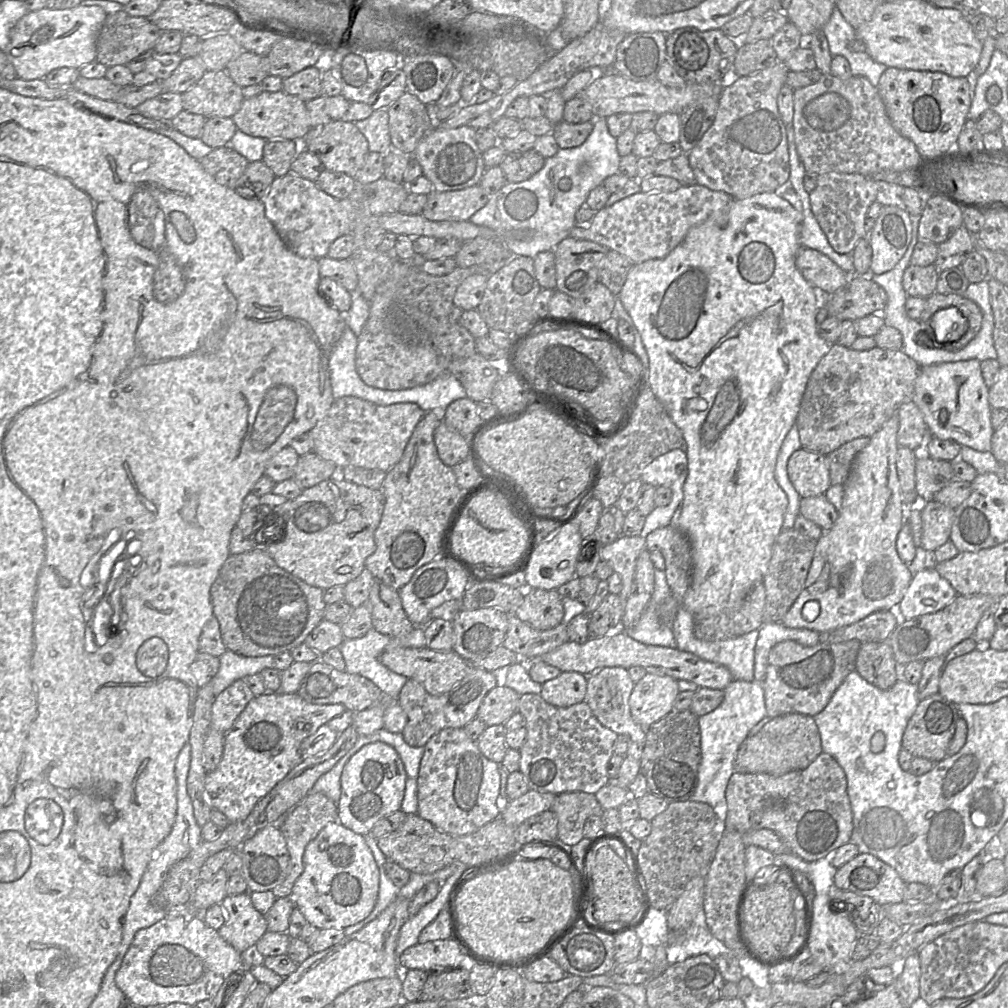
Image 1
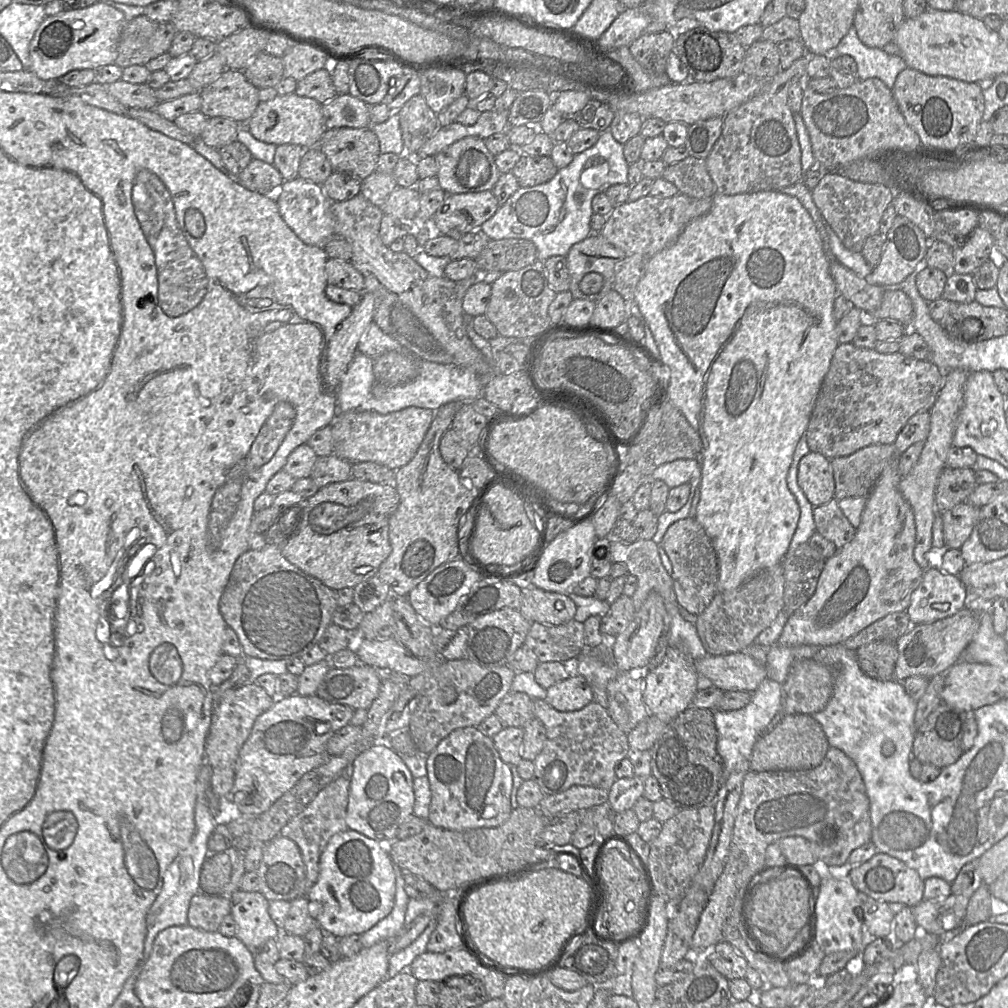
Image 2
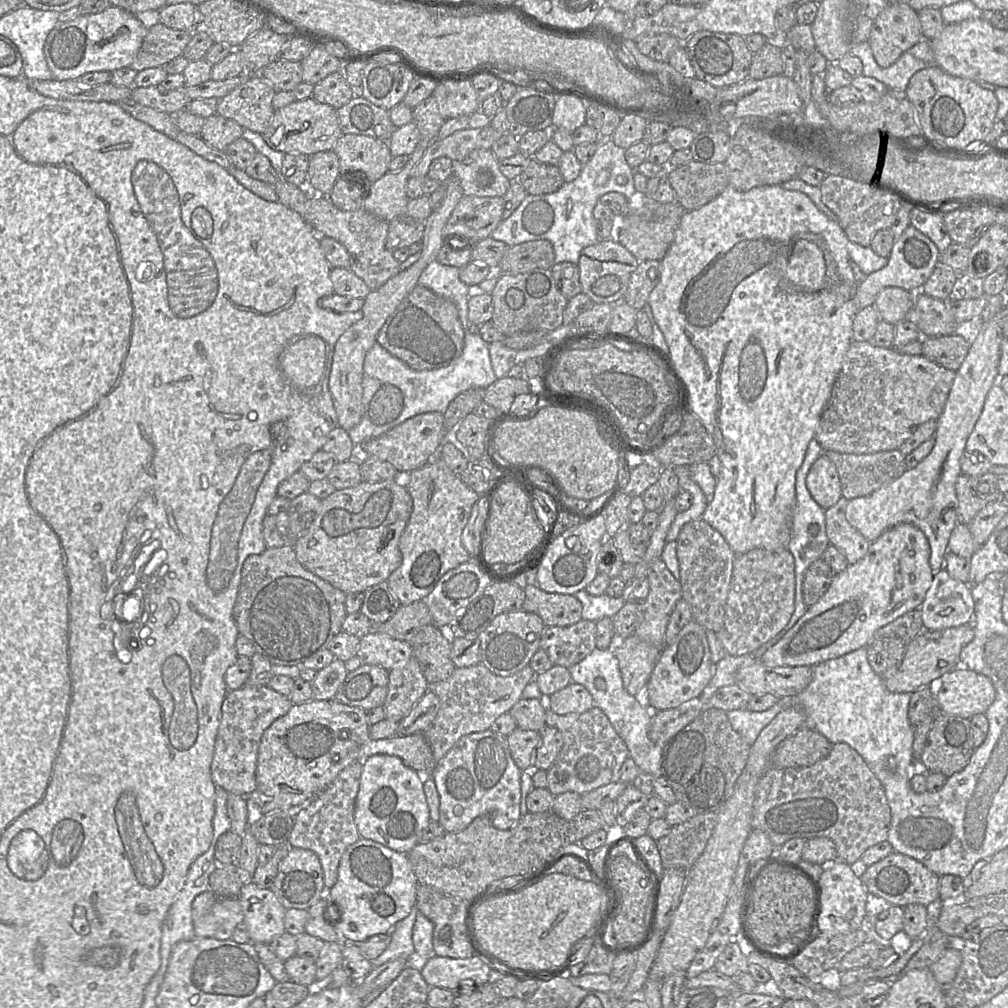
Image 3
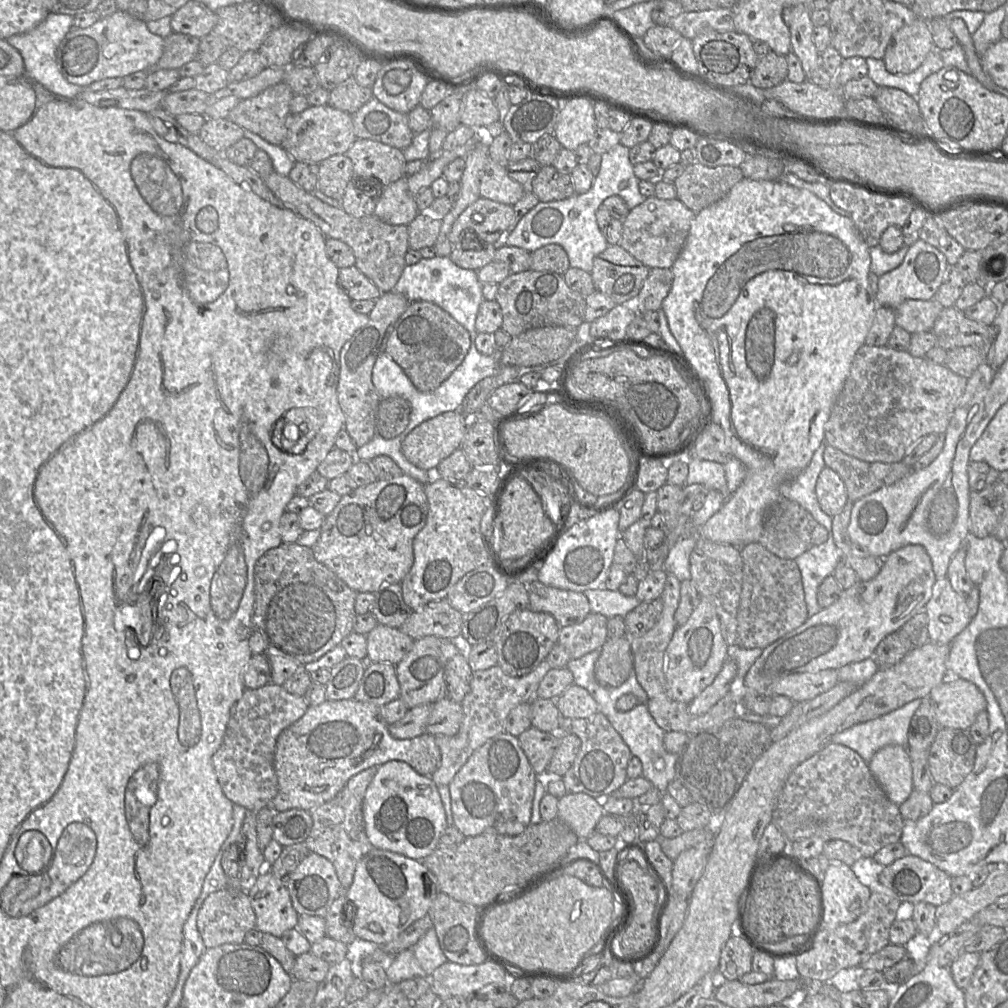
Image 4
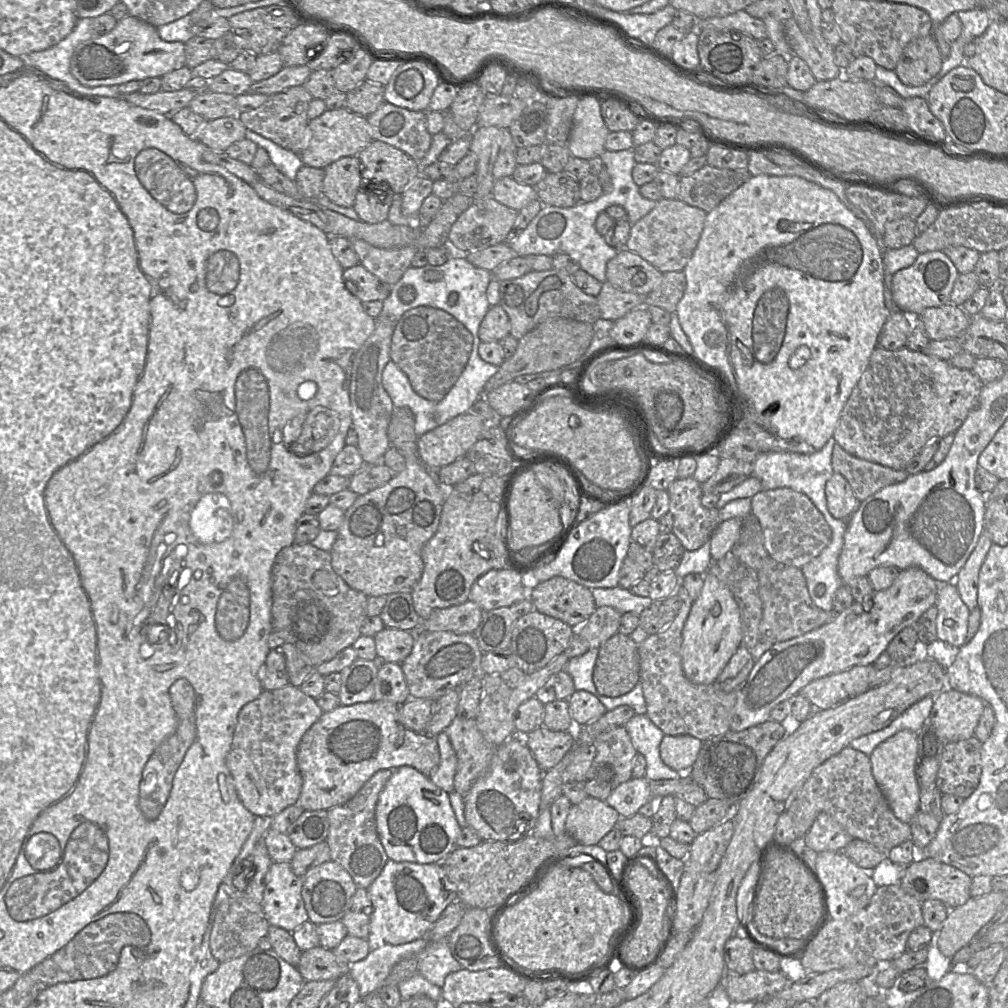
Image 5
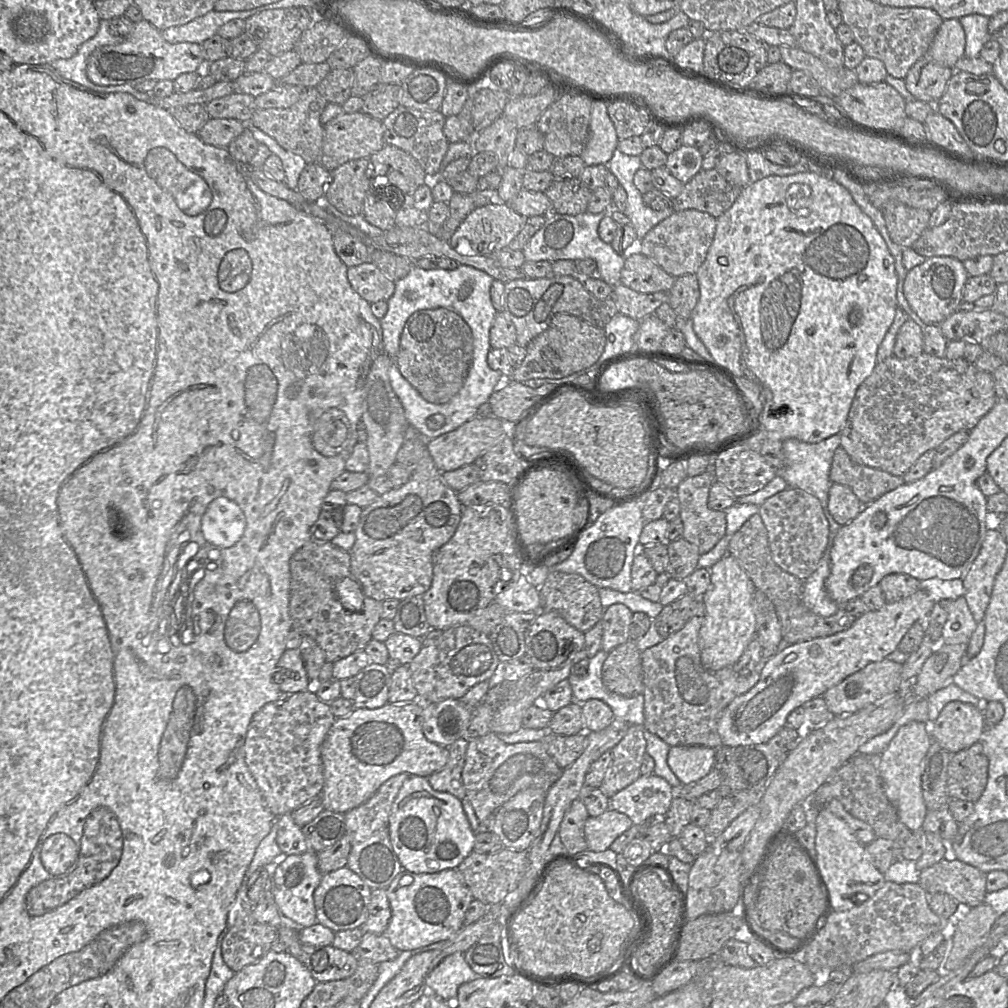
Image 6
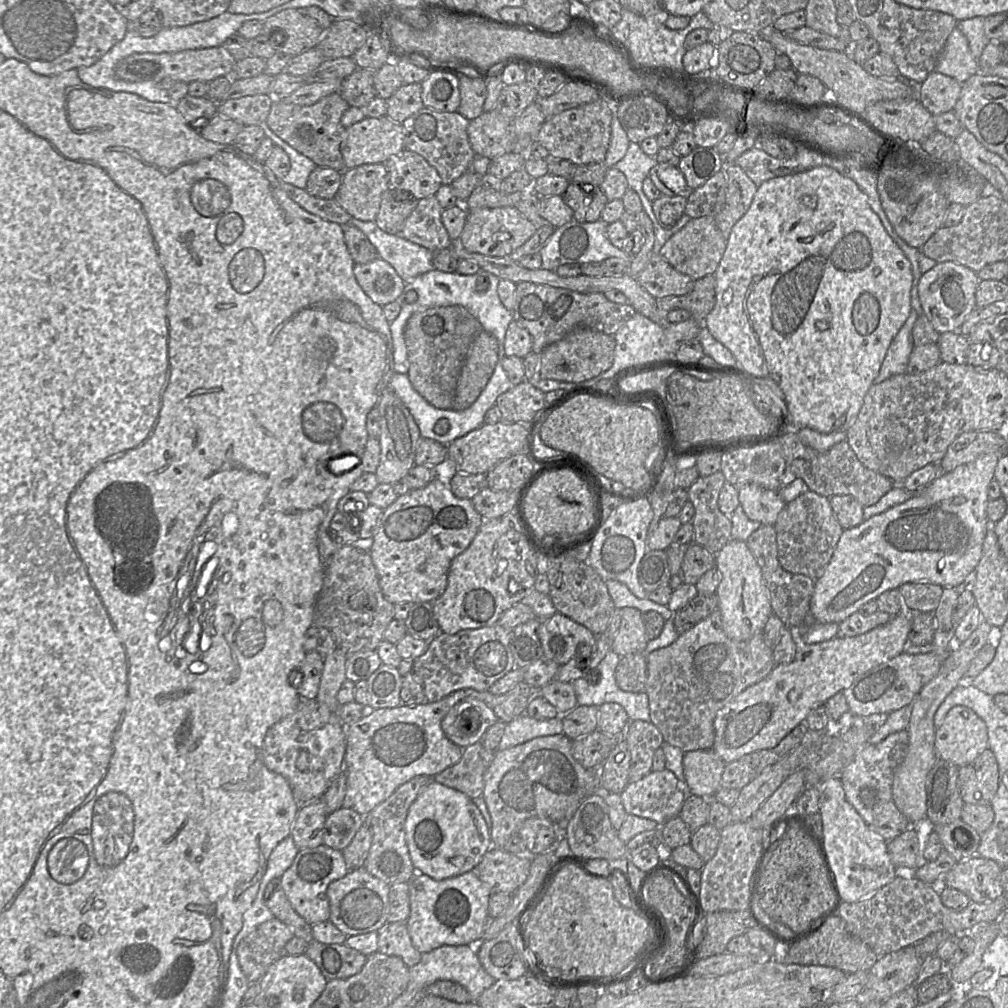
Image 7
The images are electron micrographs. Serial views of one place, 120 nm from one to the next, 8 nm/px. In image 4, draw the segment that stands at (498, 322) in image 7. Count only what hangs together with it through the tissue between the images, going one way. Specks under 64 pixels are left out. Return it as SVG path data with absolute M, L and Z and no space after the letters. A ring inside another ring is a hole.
M447 256L432 259L421 258L413 265L406 265L393 291L404 295L410 302L428 301L449 313L469 332L475 345L475 322L480 304L483 302L483 284L478 280L477 272L454 264Z

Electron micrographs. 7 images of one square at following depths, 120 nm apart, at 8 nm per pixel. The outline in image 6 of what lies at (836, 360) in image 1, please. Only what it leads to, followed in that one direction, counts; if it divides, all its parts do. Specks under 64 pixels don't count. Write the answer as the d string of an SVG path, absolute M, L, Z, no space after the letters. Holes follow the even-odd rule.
M925 353L903 359L890 356L878 362L856 390L847 421L839 433L840 447L860 465L903 477L924 452L936 449L959 431L970 431L997 399L992 373L979 370L967 361L938 358Z

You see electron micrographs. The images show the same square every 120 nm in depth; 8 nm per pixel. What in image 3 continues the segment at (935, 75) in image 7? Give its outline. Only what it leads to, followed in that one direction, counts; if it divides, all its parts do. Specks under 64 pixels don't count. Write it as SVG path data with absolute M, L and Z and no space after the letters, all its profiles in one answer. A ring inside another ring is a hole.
M889 4L876 18L868 44L883 68L894 64L912 46L923 40L918 14L907 4Z

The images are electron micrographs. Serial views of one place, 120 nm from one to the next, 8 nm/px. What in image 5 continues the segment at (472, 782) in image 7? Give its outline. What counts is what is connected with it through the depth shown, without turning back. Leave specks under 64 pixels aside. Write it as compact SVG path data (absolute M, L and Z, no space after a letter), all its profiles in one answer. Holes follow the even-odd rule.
M445 731L441 732L436 741L439 747L441 763L438 769L429 776L430 781L448 794L455 790L454 779L457 772L456 752Z

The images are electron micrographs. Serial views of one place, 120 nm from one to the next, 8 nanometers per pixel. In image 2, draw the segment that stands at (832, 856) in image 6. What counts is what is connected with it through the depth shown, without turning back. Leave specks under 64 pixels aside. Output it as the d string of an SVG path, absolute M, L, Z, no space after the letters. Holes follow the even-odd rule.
M849 876L841 879L828 877L821 879L818 898L815 899L816 938L817 944L826 955L835 952L861 952L863 950L861 920L855 913L860 907L859 890L857 890Z

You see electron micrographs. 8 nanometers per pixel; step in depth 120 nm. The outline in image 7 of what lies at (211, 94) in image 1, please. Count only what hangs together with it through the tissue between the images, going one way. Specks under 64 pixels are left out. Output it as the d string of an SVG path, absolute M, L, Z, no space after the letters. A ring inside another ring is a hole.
M332 93L307 106L275 101L266 119L266 124L278 137L311 159L317 166L344 171L346 168L341 145L346 128L342 125L341 118L349 107L350 105L339 93Z

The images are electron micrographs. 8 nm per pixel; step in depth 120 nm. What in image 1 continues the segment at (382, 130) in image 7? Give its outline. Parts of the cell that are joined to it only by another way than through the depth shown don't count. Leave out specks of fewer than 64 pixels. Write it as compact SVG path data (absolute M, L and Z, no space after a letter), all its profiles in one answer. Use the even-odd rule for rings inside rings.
M282 90L263 91L254 97L245 98L238 112L231 118L241 132L265 140L282 138L300 142L311 129L306 102Z

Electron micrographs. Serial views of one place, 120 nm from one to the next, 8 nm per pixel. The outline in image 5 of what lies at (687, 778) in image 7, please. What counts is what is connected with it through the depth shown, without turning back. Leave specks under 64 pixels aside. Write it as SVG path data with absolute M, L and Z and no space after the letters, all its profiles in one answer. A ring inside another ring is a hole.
M664 735L660 744L660 757L671 769L686 773L694 764L702 741L689 735Z

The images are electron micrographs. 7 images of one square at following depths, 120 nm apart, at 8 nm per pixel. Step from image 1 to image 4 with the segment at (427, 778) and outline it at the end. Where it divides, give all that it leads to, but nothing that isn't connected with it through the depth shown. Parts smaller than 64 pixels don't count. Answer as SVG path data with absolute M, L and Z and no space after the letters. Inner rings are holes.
M503 732L487 740L448 786L454 826L465 837L485 832L506 836L521 834L531 824L536 778L518 737Z

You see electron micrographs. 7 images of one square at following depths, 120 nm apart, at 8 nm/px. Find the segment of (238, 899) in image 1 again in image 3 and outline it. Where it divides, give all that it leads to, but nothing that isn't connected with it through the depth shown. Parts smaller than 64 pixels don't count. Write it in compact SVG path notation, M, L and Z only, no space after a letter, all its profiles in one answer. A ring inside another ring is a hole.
M245 881L237 897L242 906L243 922L253 943L268 944L285 932L286 908L273 891L261 888L252 881Z

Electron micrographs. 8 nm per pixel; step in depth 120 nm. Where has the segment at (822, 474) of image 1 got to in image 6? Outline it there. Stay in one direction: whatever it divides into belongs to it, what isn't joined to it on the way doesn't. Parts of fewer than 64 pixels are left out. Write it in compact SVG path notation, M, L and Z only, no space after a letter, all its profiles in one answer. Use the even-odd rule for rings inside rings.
M832 483L828 494L828 511L841 526L848 524L860 513L860 500L845 485Z

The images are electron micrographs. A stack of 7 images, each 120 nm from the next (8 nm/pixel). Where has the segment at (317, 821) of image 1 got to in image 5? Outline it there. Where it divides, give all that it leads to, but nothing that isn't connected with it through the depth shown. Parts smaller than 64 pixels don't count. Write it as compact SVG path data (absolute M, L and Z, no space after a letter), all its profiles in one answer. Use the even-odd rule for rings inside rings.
M377 771L352 799L326 810L329 832L325 842L330 848L331 861L340 864L349 873L357 888L367 889L389 860L377 832L375 810L380 793L394 771Z

